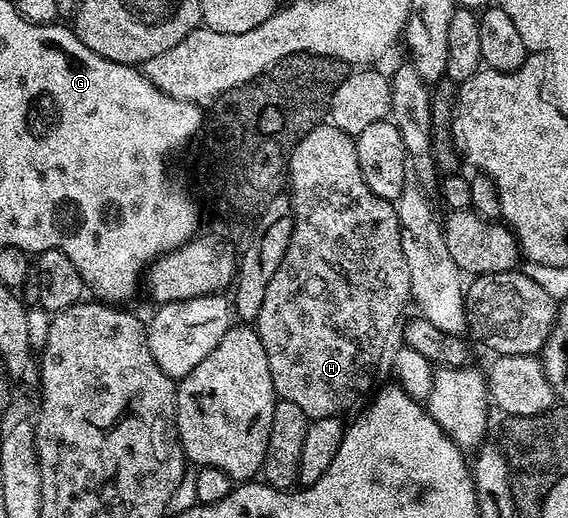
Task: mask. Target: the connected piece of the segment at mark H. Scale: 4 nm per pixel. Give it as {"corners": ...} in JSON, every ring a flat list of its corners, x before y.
{"corners":[[321,123,291,156,294,165,289,170,289,195,295,229,285,258,265,289,257,331,261,346,265,346,265,358,269,358,276,397,297,402,312,421,339,416,358,396,372,391,375,367,395,323,396,328,400,323,403,307,411,300,411,279,405,250,401,250,395,204,369,190,357,162,354,139,335,124]]}

